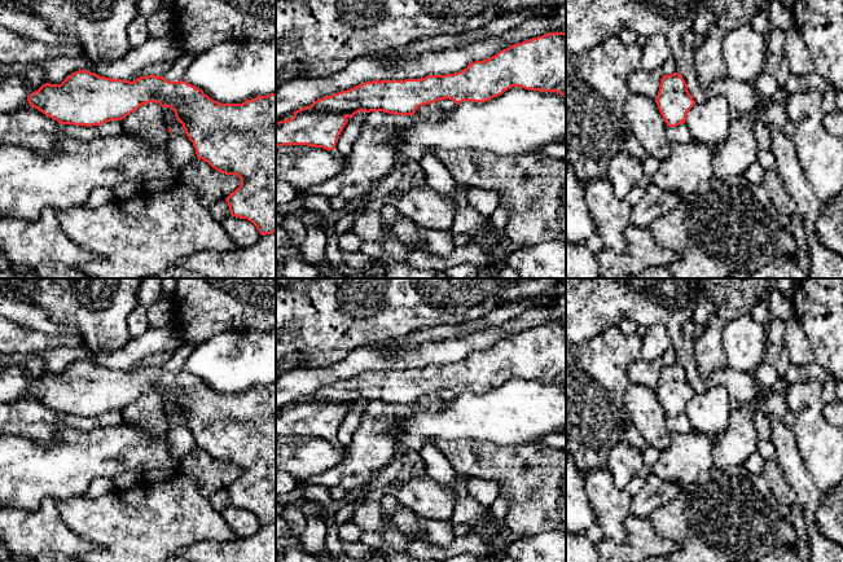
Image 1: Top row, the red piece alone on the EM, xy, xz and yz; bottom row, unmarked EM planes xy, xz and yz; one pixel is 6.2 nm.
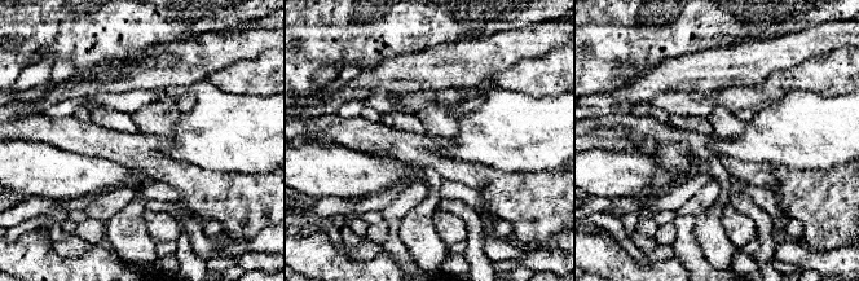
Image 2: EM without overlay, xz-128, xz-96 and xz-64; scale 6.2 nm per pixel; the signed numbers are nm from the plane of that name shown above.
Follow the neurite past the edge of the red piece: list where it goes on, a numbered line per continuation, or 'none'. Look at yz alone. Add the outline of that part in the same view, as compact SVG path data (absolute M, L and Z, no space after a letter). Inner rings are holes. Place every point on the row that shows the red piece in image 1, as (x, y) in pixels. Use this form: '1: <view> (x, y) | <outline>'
none

